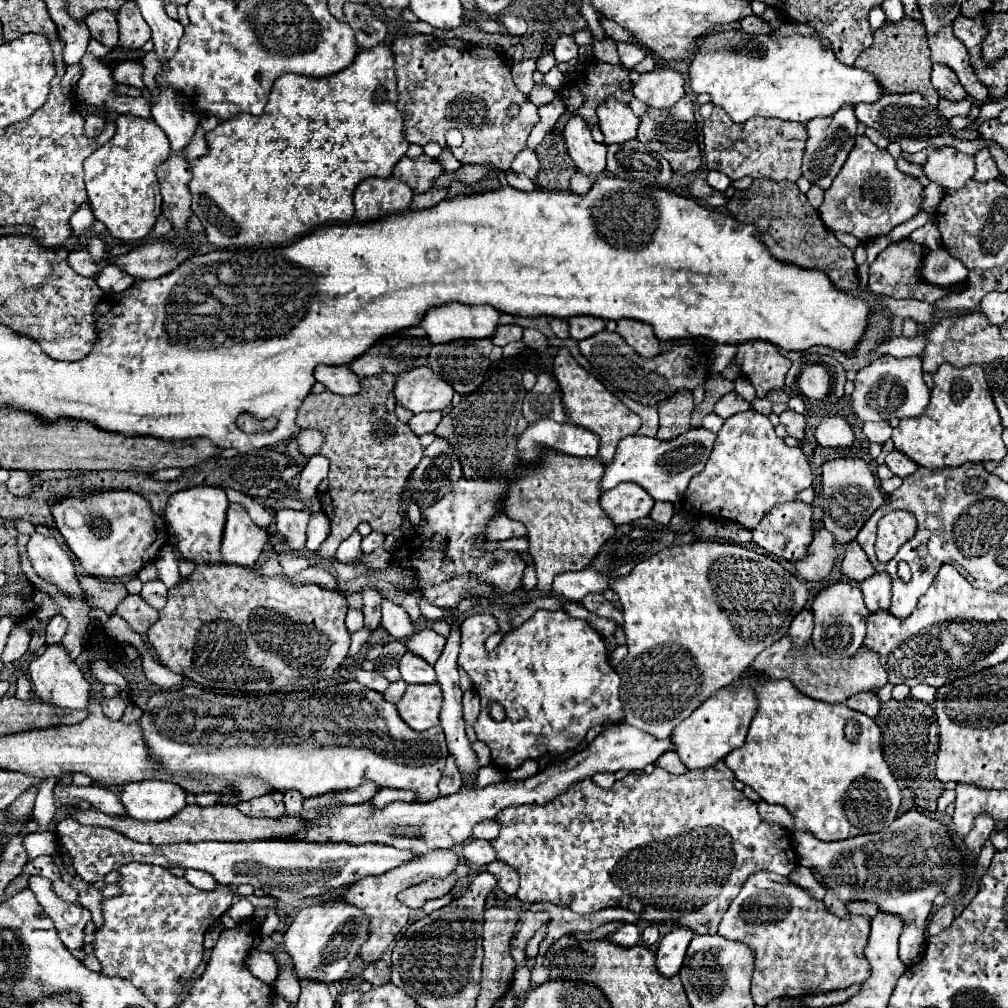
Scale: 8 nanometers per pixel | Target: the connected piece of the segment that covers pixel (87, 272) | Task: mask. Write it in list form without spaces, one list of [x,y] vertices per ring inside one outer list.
[[[86,249],[72,251],[70,257],[68,257],[68,263],[70,263],[70,267],[72,267],[78,275],[82,275],[82,277],[94,277],[96,271],[98,271],[98,267],[92,263],[92,259],[90,259],[90,255],[88,255]]]

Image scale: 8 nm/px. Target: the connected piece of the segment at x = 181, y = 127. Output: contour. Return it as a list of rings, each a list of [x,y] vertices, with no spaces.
[[[162,87],[162,95],[158,103],[156,107],[152,107],[152,119],[166,133],[172,151],[182,153],[190,145],[200,125],[200,117],[194,113],[184,113],[184,109],[176,105],[176,95],[178,93],[174,93],[174,89]]]

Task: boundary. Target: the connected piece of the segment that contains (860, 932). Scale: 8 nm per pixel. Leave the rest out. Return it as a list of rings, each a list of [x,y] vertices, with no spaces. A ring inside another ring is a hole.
[[[758,871],[748,877],[724,913],[718,935],[742,941],[756,951],[752,997],[758,1007],[766,1007],[778,997],[806,997],[864,983],[870,977],[870,963],[864,957],[870,921],[866,915],[852,913],[838,917],[788,877]]]

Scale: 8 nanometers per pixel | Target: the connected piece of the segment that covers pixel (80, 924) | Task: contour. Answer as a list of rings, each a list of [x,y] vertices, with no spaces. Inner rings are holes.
[[[30,877],[30,885],[28,885],[36,897],[38,903],[44,907],[44,911],[50,915],[50,919],[56,925],[56,931],[62,939],[62,943],[68,947],[68,951],[74,957],[80,957],[80,961],[86,957],[80,949],[84,945],[82,937],[84,937],[84,925],[90,921],[90,913],[86,909],[82,909],[76,901],[68,903],[62,901],[54,889],[52,889],[52,881],[48,881],[46,877]],[[82,913],[86,917],[82,917]]]

